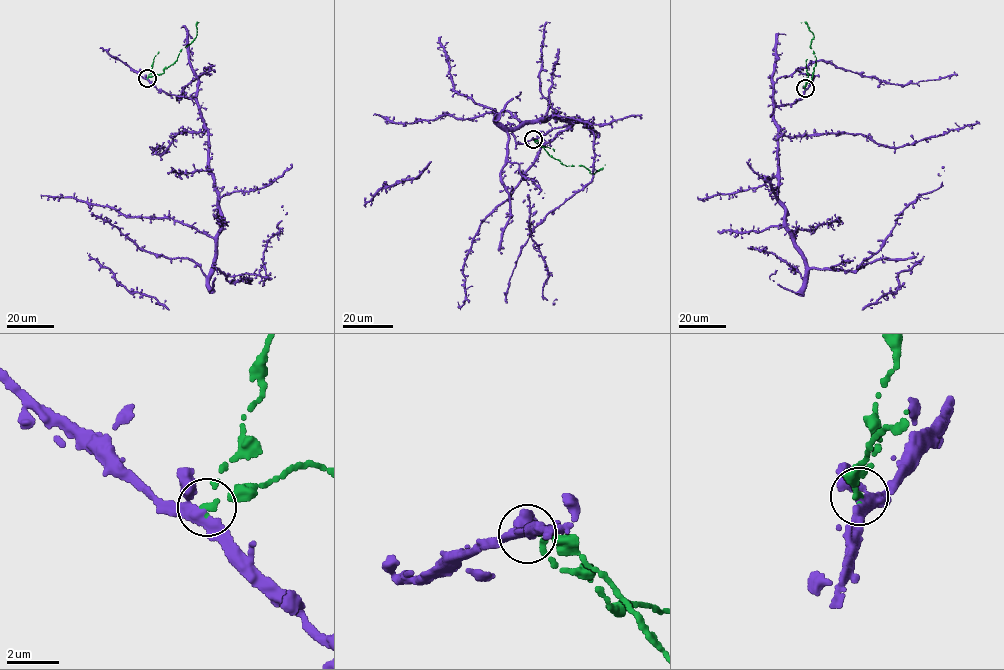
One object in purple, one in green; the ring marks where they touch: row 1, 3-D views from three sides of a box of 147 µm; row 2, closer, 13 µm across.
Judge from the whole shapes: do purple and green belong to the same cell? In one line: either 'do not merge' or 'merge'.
do not merge

